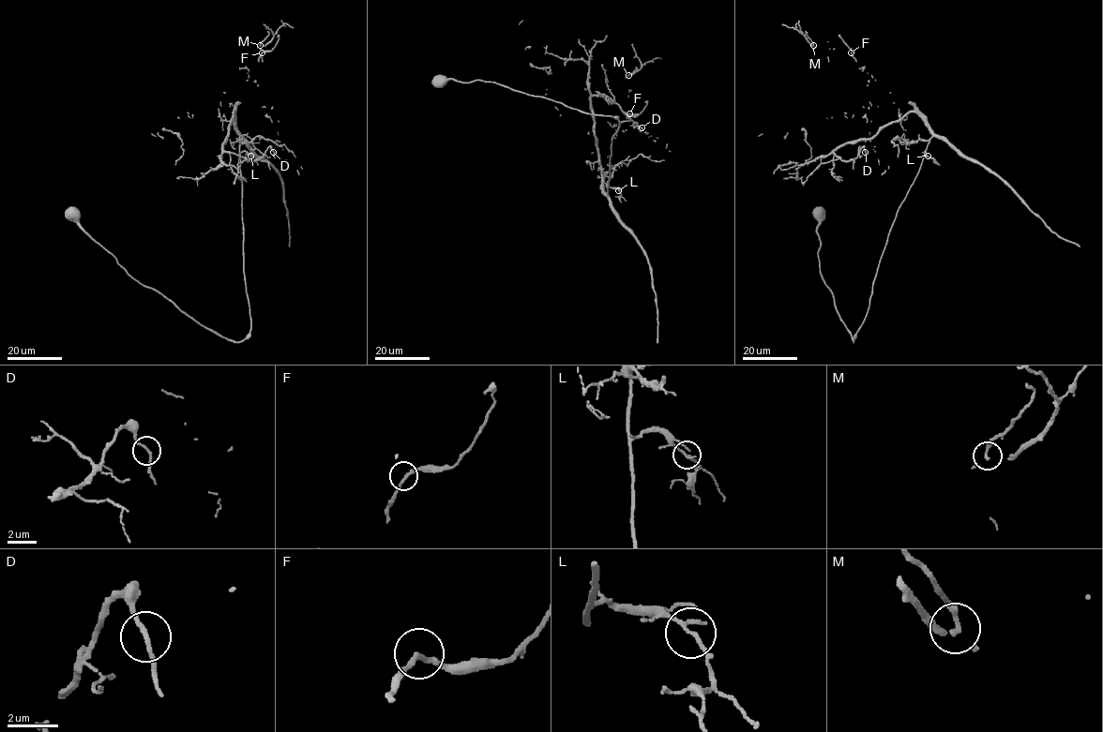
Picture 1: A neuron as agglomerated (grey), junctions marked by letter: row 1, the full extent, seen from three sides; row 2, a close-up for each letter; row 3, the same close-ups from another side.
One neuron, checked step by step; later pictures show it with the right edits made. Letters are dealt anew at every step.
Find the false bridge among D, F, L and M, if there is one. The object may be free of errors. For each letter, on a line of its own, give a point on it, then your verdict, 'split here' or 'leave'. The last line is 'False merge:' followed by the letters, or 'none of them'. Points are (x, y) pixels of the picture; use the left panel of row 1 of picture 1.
D: place (273, 152); leave
F: place (262, 52); leave
L: place (250, 156); leave
M: place (260, 45); leave
False merge: none of them

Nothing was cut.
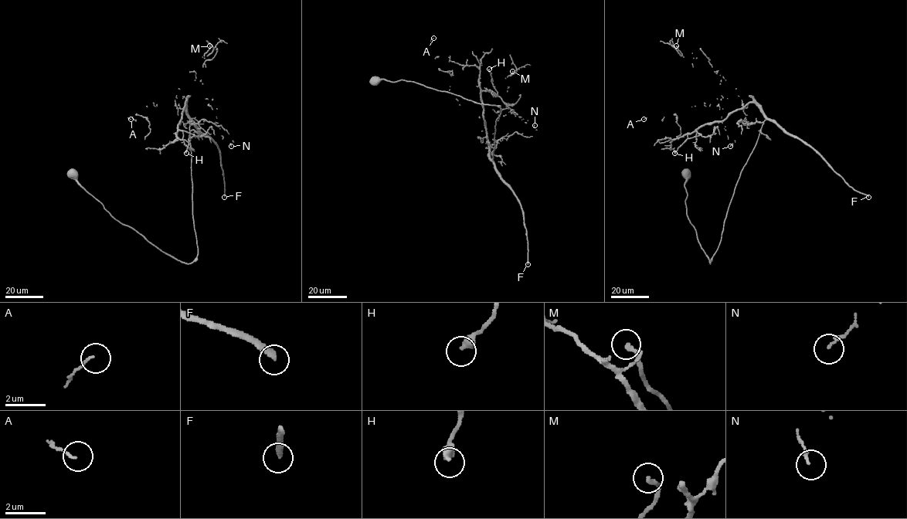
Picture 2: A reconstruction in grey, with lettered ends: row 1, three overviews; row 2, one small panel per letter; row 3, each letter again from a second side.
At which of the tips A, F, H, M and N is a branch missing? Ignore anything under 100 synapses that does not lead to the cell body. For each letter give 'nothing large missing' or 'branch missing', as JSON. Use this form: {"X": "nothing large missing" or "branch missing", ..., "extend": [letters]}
{"A": "nothing large missing", "F": "branch missing", "H": "nothing large missing", "M": "nothing large missing", "N": "nothing large missing", "extend": ["F"]}

